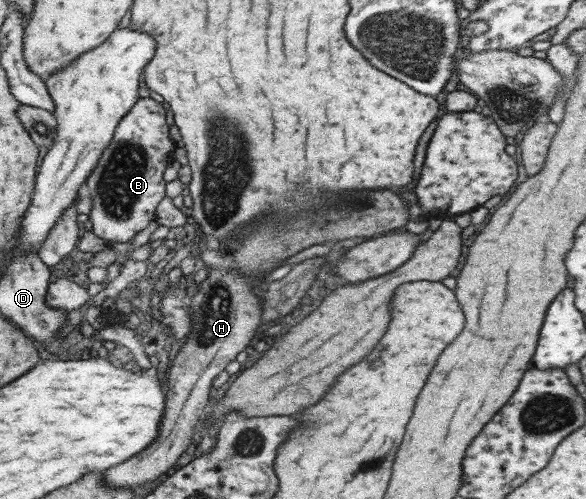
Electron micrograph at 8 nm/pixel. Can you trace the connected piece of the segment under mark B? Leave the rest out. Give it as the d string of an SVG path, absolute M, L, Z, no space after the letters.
M139 98L131 110L120 118L115 126L113 137L108 148L102 150L102 156L93 166L93 171L85 180L91 200L88 220L91 222L93 233L111 242L114 248L126 247L133 236L155 220L155 208L164 198L163 169L173 161L174 144L168 137L168 125L165 120L165 109L152 98Z

